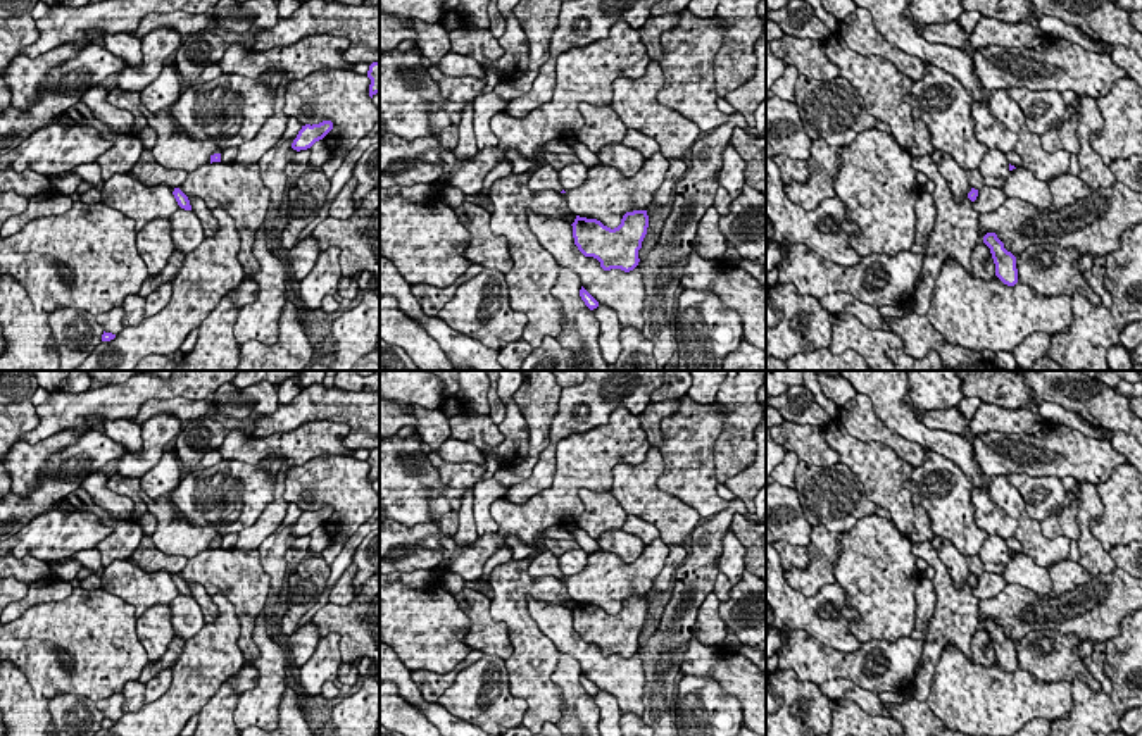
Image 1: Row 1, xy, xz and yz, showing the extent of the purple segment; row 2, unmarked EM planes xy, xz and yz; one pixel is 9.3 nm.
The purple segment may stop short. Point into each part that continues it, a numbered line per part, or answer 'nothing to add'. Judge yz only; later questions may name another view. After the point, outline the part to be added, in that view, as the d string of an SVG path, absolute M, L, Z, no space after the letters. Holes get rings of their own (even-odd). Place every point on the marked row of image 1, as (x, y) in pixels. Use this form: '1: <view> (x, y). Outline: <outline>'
nothing to add

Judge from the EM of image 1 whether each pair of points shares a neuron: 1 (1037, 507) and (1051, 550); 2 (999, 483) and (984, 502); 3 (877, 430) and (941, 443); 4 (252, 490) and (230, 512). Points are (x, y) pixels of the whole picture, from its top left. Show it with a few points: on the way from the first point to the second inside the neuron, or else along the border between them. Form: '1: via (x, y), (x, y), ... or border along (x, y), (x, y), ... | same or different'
1: border along (1015, 488), (1022, 497), (1025, 511), (1039, 523) | different
2: border along (987, 492), (1016, 524) | different
3: border along (872, 404), (872, 409), (892, 431), (922, 447) | different
4: via (247, 495), (235, 507) | same

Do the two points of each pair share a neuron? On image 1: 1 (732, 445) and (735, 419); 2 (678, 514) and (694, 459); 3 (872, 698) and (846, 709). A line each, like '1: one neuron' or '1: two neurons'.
1: one neuron
2: two neurons
3: two neurons

